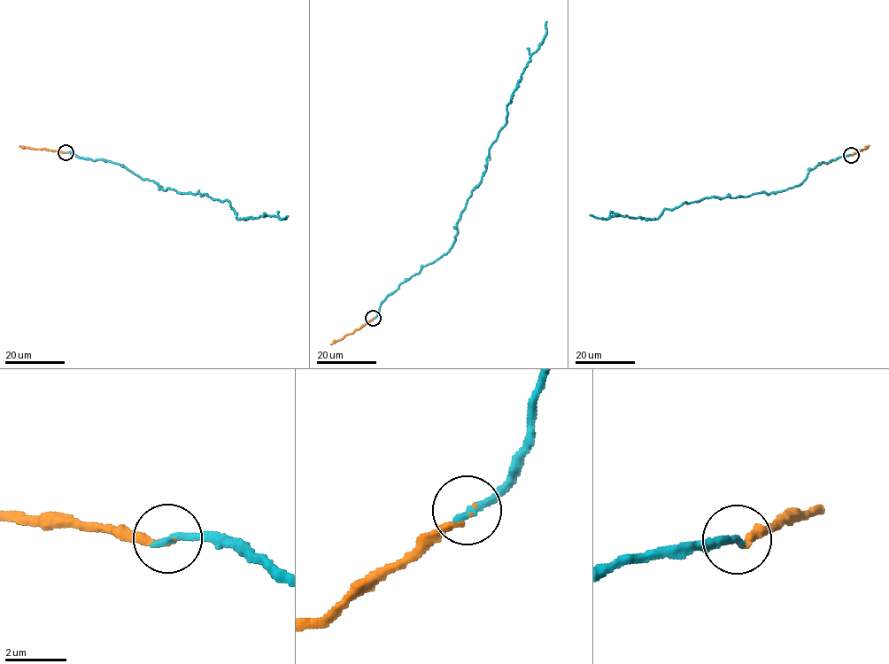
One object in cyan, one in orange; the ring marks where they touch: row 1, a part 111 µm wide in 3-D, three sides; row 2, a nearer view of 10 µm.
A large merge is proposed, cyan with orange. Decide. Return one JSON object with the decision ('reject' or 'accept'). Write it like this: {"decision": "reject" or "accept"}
{"decision": "accept"}

